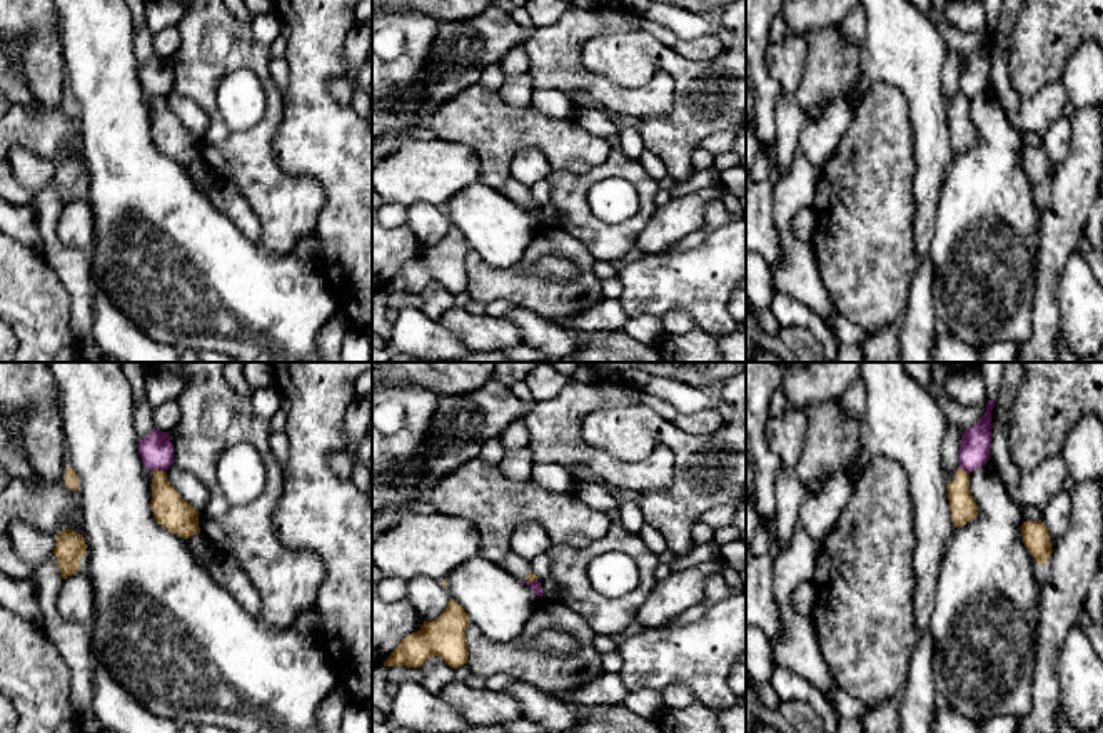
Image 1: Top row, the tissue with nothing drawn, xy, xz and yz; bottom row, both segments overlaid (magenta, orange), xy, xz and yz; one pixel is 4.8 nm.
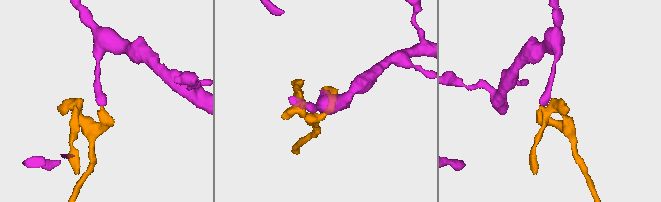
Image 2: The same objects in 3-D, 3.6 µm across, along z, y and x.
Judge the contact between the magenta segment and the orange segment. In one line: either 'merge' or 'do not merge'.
do not merge

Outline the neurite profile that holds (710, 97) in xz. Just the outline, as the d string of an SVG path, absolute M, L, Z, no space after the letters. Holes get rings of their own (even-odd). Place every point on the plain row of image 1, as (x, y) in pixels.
M746 0L729 3L718 15L718 20L731 32L731 45L711 60L684 60L677 52L641 30L591 38L582 47L584 67L624 88L641 88L657 73L669 73L674 78L676 95L671 114L657 119L641 119L637 132L642 139L644 150L657 155L664 162L667 175L677 184L684 184L694 172L693 152L716 132L736 132L741 129L743 117L746 115Z

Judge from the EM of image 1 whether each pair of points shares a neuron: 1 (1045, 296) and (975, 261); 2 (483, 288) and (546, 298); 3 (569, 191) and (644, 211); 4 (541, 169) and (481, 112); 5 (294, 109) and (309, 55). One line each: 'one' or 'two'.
1: two
2: one
3: one
4: two
5: one

